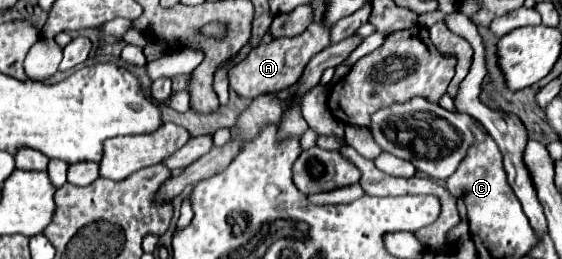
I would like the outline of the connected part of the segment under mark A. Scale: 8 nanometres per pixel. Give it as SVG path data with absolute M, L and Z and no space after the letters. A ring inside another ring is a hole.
M318 21L318 23L312 23L298 37L280 37L270 43L262 43L262 45L254 47L240 65L230 69L230 73L228 73L230 87L248 99L254 99L262 93L274 93L274 91L284 91L284 89L292 87L292 83L296 83L302 69L310 61L310 57L330 45L328 29L330 27L324 21Z

